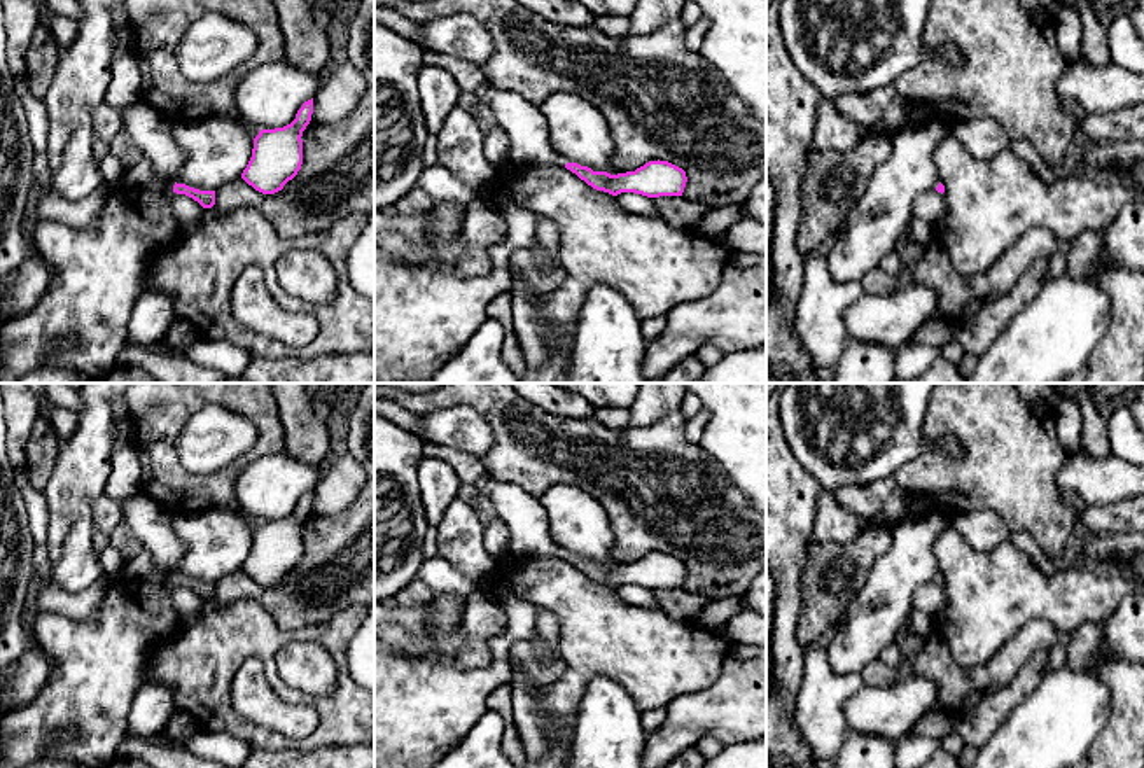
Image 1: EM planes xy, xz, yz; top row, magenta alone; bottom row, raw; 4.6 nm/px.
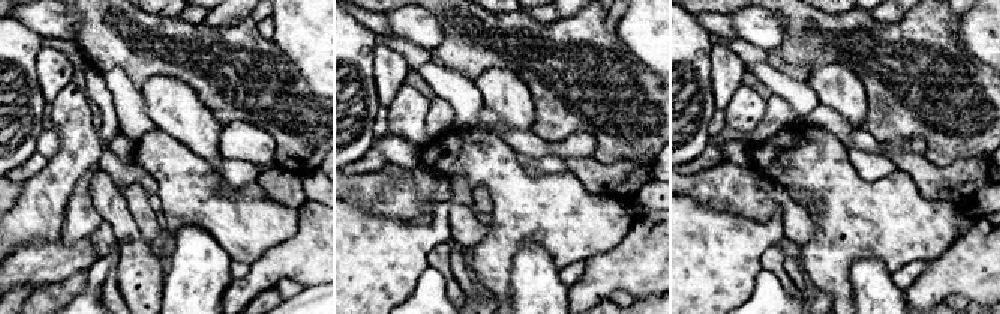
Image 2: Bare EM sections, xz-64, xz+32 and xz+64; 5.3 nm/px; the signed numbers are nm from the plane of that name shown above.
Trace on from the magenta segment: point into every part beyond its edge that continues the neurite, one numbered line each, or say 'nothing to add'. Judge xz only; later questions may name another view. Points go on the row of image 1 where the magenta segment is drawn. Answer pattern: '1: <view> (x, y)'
nothing to add

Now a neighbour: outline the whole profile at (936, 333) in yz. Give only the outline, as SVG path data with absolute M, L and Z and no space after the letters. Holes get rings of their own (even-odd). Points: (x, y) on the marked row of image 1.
M941 318L924 324L908 343L924 343L941 348L950 339L953 339L953 325Z

